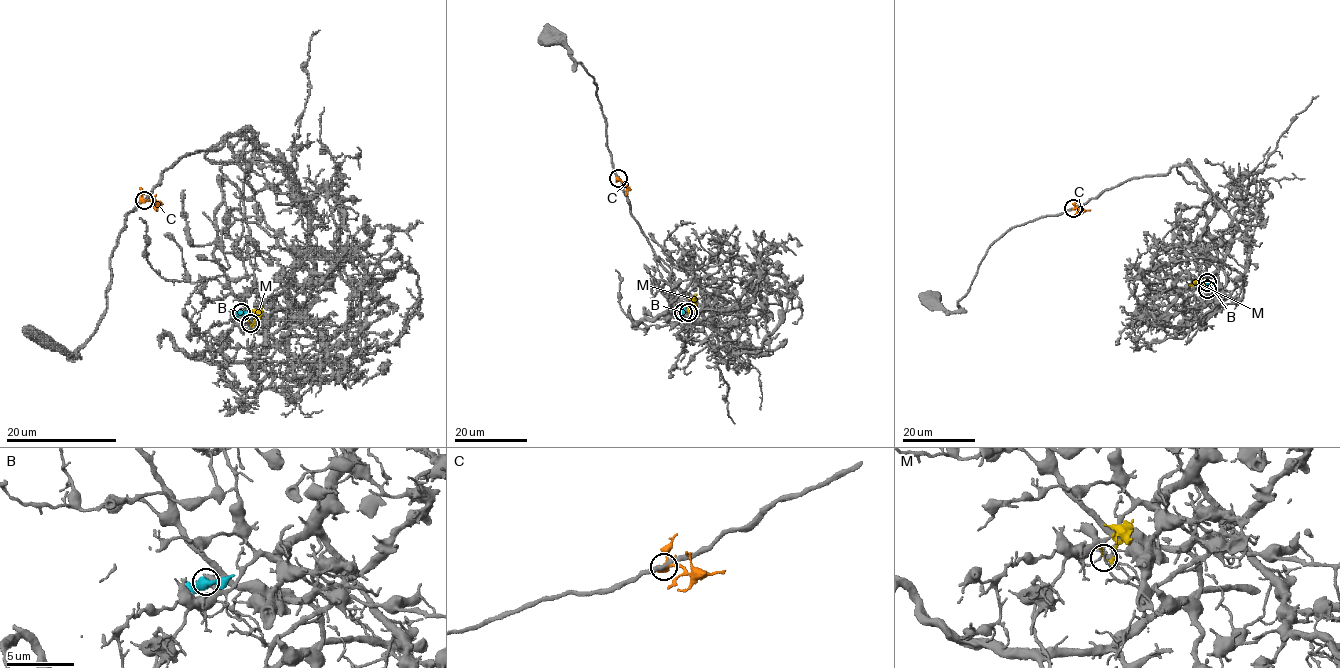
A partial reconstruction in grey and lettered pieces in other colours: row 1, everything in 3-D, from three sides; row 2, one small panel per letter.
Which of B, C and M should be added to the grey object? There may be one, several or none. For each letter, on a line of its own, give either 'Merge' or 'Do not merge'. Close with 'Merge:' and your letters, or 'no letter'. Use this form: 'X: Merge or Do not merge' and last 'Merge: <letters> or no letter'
B: Do not merge
C: Do not merge
M: Merge
Merge: M

